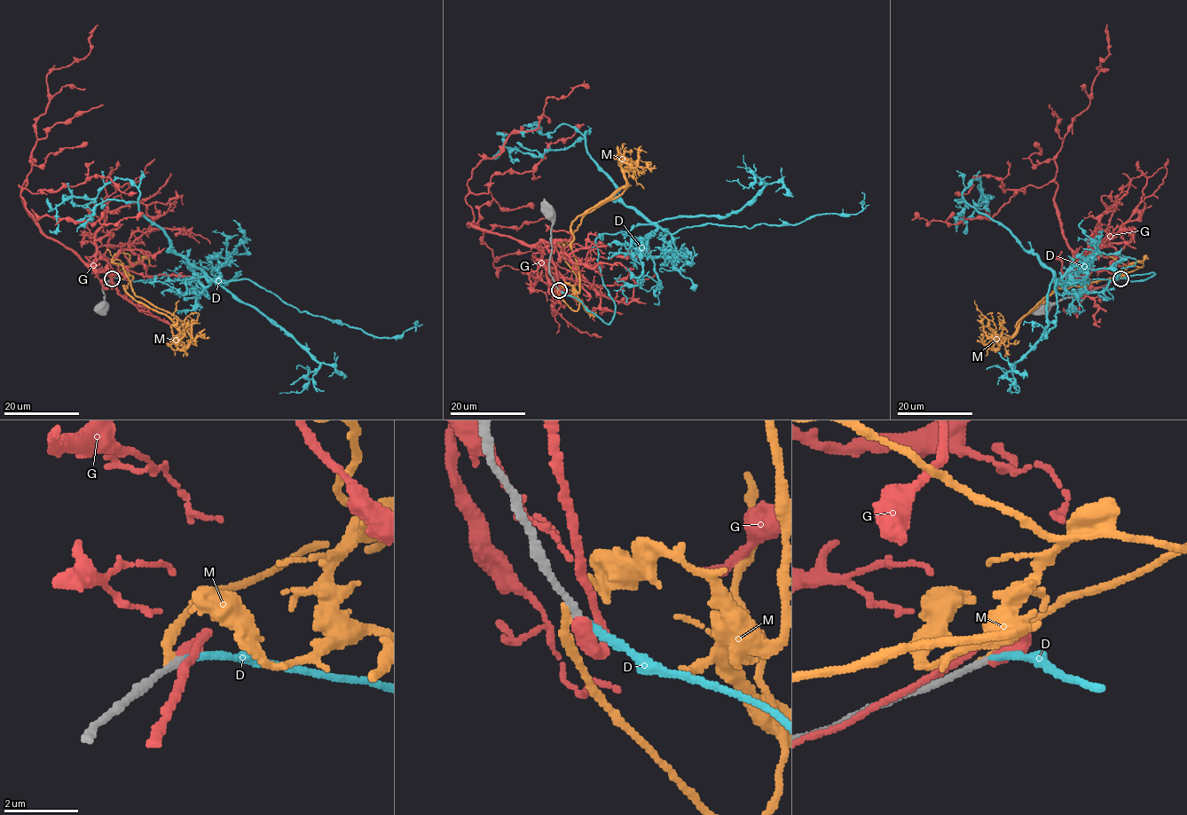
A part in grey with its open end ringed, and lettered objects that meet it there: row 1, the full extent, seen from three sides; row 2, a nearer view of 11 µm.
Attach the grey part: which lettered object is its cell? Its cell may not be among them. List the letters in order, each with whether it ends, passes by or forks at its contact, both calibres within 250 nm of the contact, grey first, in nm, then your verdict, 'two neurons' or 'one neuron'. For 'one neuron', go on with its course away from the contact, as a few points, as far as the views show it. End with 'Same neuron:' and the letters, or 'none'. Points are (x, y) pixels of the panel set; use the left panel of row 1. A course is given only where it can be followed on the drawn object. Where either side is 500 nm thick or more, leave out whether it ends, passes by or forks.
D: it ends; calibres 170 and 160 nm; one neuron; course (112, 278), (165, 272), (149, 281), (184, 294), (203, 273), (141, 214), (129, 180), (65, 199), (50, 232)
G: it ends; calibres 170 and 380 nm; two neurons
M: it ends; calibres 190 and 190 nm; two neurons
Same neuron: D

